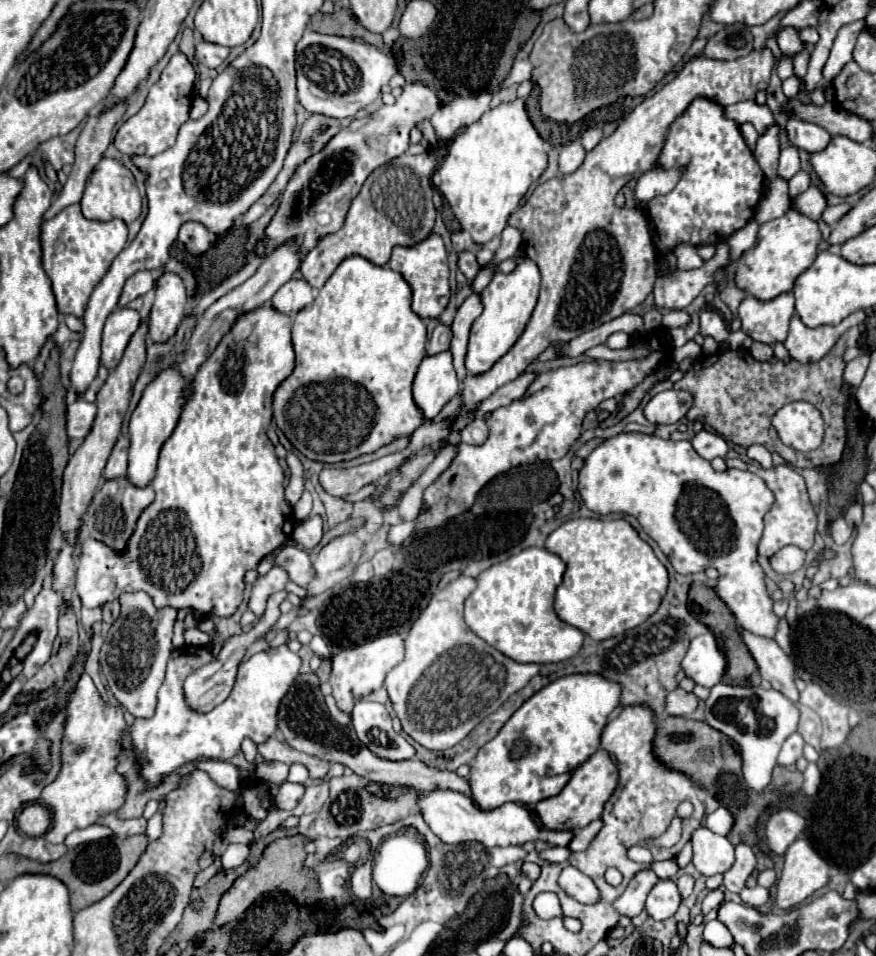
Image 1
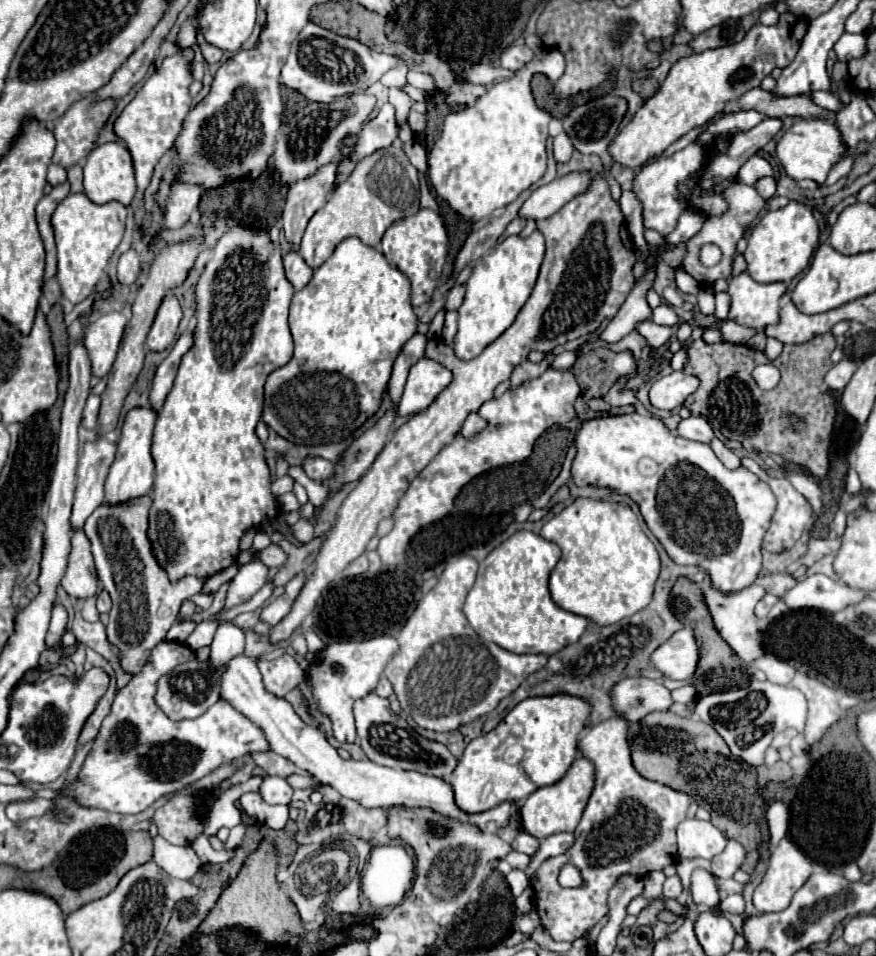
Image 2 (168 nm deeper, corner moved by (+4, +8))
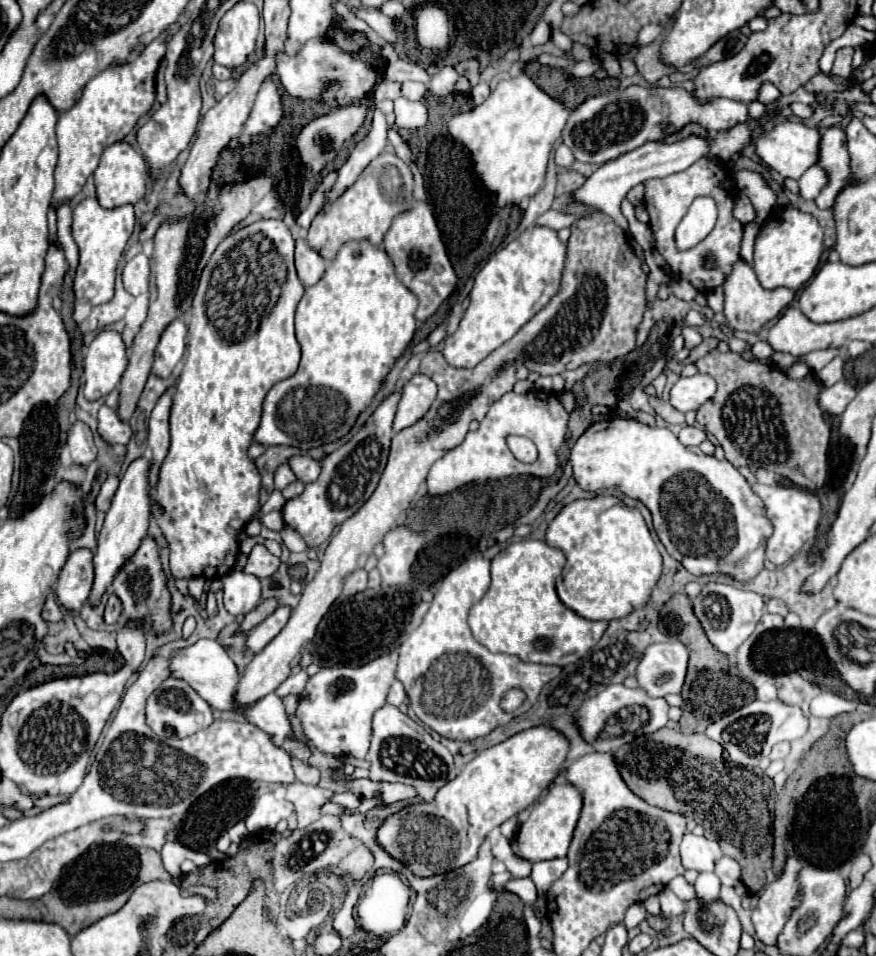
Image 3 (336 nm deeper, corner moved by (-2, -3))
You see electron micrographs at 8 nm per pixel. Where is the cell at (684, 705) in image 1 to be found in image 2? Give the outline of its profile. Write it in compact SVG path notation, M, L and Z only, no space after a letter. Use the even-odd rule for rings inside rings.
M624 678L608 690L612 708L628 724L640 722L646 714L672 706L670 690L650 678Z

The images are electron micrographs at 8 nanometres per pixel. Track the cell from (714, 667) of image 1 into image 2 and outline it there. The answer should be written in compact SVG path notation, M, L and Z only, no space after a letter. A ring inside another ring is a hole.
M688 626L672 634L650 654L652 668L670 680L690 680L692 672L696 672L696 660L696 638Z

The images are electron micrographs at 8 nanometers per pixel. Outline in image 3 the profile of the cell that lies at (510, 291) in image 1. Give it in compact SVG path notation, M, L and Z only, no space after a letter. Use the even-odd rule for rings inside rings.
M530 227L518 239L496 251L476 275L470 305L454 335L446 337L444 359L452 367L476 367L494 349L502 347L514 333L536 315L558 291L566 245L548 227Z

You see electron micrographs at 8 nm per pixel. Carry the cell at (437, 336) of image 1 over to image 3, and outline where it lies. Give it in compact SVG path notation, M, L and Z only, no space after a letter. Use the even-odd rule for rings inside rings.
M394 391L386 401L382 401L364 429L322 461L322 473L318 481L308 483L300 497L286 501L286 505L282 507L284 523L294 527L308 547L322 545L332 535L334 527L352 517L376 489L390 451L390 439L394 433L392 423L398 409L398 399L402 399L402 393Z

